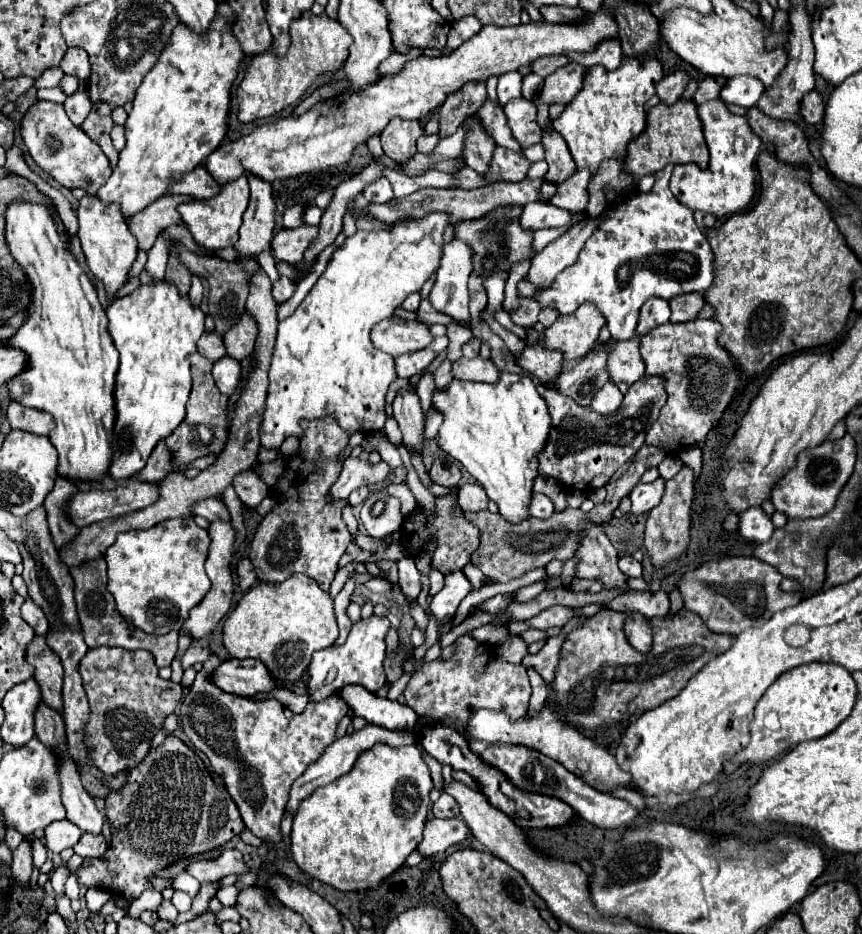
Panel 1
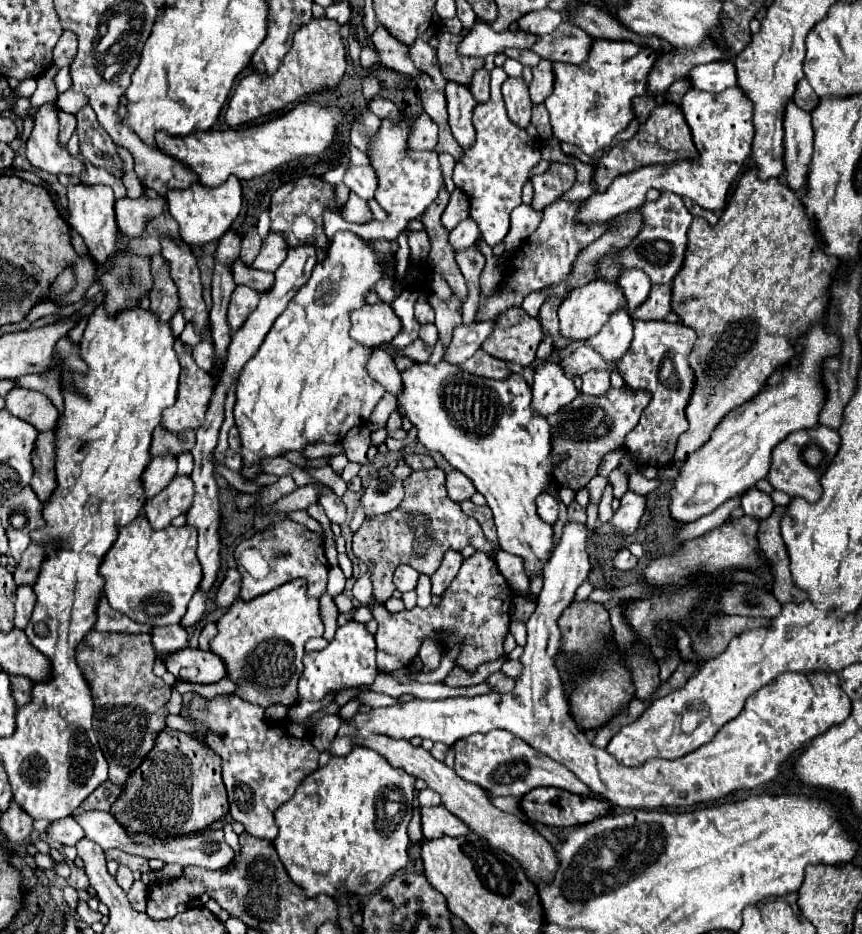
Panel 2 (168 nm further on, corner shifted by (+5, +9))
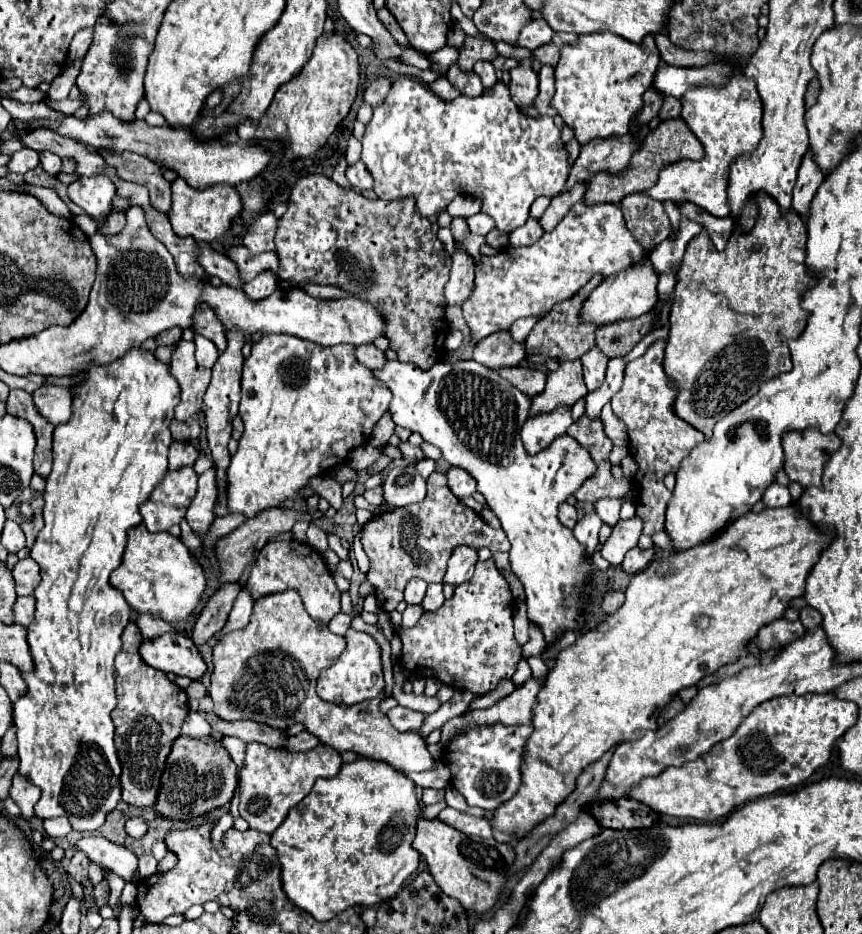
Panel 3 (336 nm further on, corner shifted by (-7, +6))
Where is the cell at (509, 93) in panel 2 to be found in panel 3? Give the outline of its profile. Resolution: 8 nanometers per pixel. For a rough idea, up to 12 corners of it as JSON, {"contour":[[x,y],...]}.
{"contour":[[531,61],[511,69],[511,99],[521,109],[535,103],[537,73]]}

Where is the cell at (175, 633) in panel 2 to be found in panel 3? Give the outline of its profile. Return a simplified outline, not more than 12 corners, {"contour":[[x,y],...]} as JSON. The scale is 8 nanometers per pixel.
{"contour":[[139,615],[137,625],[143,639],[177,633],[167,621]]}

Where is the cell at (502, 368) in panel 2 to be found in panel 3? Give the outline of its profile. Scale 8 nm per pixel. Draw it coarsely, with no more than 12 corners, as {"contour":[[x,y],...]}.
{"contour":[[529,367],[497,373],[529,397],[543,393],[545,373]]}

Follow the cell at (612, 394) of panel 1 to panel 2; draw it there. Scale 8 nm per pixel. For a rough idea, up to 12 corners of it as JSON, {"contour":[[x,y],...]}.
{"contour":[[593,370],[581,376],[581,392],[601,396],[609,390],[609,372]]}

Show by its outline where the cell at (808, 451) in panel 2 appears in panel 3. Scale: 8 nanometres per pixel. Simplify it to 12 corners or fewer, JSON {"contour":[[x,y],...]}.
{"contour":[[817,429],[783,435],[785,473],[821,487],[821,473],[841,447]]}

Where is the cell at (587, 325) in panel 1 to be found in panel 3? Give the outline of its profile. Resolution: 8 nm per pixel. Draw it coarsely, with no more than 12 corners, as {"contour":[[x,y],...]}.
{"contour":[[645,259],[609,275],[581,319],[603,327],[657,303],[657,273]]}

